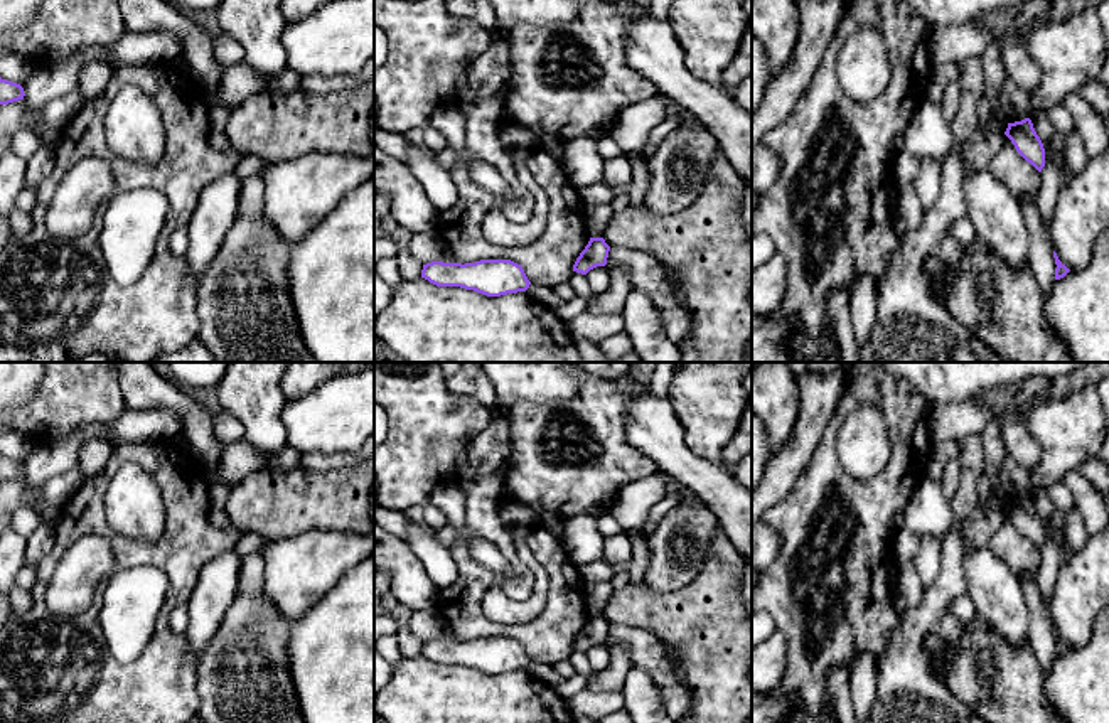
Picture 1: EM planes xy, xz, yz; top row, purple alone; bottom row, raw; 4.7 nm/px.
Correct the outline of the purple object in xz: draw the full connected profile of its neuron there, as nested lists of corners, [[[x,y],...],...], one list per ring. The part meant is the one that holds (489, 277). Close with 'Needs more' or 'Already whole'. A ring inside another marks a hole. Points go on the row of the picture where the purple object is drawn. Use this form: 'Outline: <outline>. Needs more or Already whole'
Outline: [[[511,260],[475,263],[431,261],[423,265],[421,278],[437,287],[460,287],[487,297],[526,292],[531,285],[521,265]]]. Already whole

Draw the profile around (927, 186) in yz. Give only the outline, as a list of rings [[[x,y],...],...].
[[[920,160],[920,174],[913,182],[913,189],[922,211],[929,211],[937,202],[942,190],[942,169],[939,160]]]

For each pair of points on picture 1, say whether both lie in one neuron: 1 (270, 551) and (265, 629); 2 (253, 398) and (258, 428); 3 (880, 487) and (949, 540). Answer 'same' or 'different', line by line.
1: different
2: same
3: different

